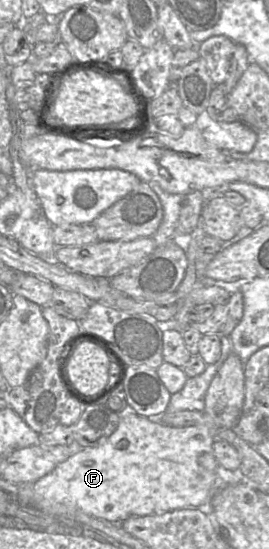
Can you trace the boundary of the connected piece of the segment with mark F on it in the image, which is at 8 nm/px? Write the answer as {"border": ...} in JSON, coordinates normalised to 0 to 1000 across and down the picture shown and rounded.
{"border":[[[859,641],[814,659],[810,676],[762,719],[755,749],[766,754],[766,769],[747,774],[643,778],[587,765],[625,749],[639,716],[606,699],[572,670],[476,667],[446,710],[461,714],[480,741],[439,750],[446,769],[416,792],[368,811],[316,814],[134,878],[74,883],[67,907],[78,916],[112,916],[197,942],[305,933],[383,947],[446,953],[480,942],[606,936],[669,927],[766,925],[825,887],[900,872],[885,856],[829,856],[788,820],[807,791],[833,781],[866,780],[896,756],[907,736],[907,659],[870,643]]]}

